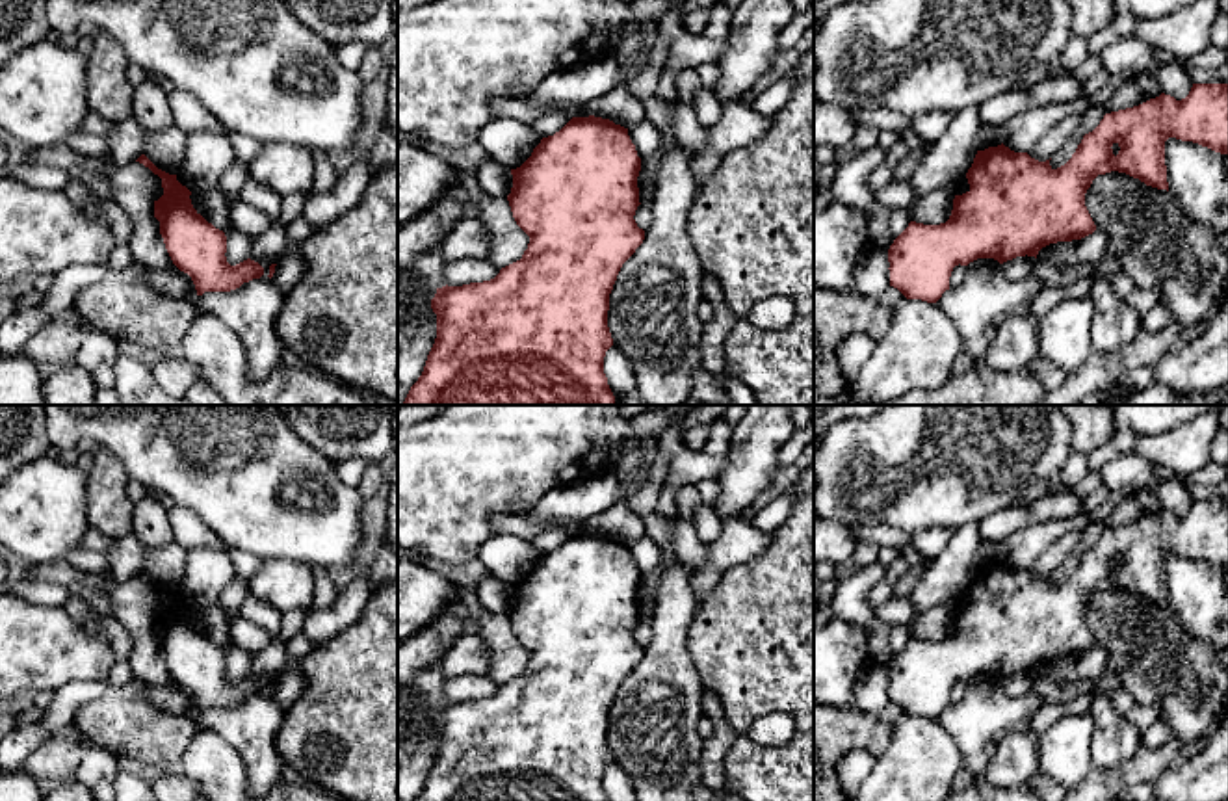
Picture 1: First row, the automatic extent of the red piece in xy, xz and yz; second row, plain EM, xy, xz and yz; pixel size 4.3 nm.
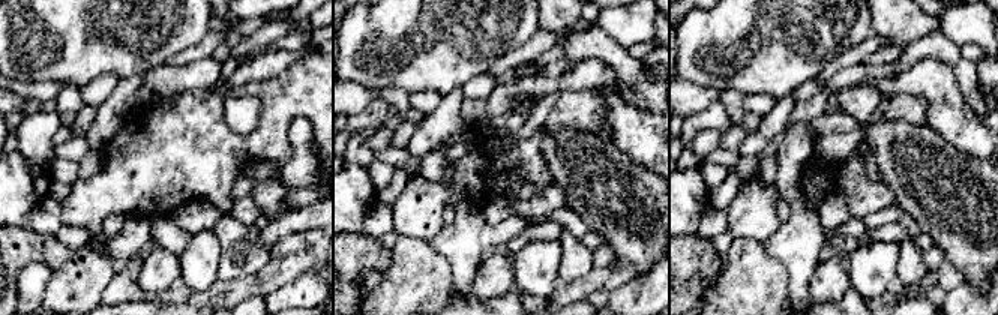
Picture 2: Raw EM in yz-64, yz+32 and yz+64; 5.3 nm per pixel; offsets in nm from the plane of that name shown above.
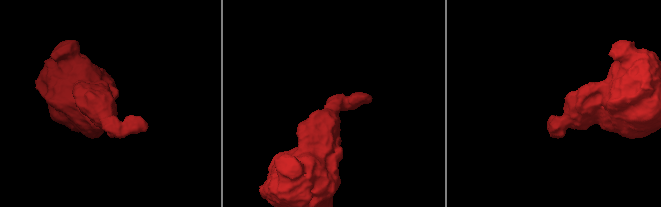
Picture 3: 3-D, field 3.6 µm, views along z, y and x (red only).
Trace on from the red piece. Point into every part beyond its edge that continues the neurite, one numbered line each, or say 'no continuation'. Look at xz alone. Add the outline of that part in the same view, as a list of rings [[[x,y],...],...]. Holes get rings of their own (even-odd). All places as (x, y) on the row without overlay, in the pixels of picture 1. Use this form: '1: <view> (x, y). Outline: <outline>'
no continuation

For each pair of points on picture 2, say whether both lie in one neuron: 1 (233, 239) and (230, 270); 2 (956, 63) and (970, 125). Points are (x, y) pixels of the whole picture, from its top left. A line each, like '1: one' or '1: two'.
1: one
2: two

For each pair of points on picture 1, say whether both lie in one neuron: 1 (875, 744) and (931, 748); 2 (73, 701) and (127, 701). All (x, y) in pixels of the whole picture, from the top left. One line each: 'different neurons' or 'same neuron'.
1: different neurons
2: different neurons

